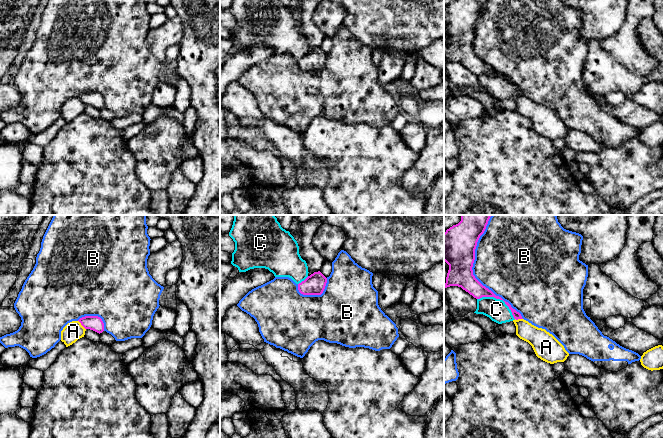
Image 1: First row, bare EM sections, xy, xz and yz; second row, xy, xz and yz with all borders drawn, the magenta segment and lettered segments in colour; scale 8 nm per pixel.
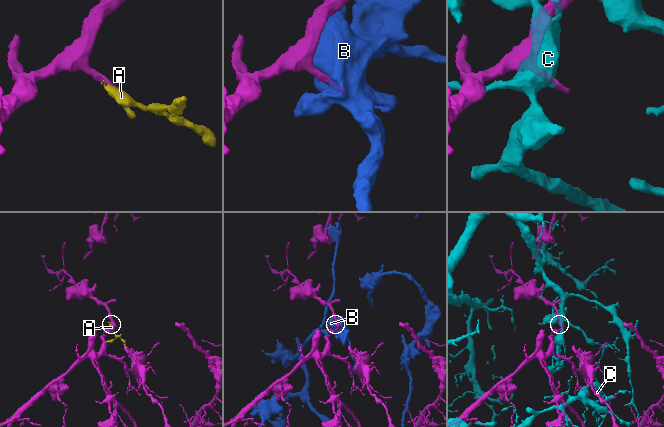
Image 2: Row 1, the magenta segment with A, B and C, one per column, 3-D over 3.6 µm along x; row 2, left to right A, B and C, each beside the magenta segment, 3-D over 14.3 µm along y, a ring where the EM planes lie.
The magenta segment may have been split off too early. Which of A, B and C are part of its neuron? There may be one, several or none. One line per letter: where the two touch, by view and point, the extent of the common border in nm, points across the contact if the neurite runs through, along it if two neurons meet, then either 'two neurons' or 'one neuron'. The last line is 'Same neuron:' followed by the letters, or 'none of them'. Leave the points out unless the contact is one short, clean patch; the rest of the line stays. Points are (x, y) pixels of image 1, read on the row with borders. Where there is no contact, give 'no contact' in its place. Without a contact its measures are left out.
A: xy (81, 324) | 100 nm | along xy (78, 320), (85, 329) | two neurons
B: yz (472, 271) | 850 nm | two neurons
C: yz (499, 298) | 340 nm | two neurons
Same neuron: none of them

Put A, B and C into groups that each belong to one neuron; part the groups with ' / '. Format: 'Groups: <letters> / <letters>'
Groups: A C / B

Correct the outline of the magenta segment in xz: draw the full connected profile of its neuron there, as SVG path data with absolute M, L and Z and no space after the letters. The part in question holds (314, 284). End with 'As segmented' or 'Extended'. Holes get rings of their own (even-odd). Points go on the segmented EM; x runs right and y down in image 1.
M314 272L298 284L298 290L303 295L321 295L325 289L327 278L320 272Z. As segmented

